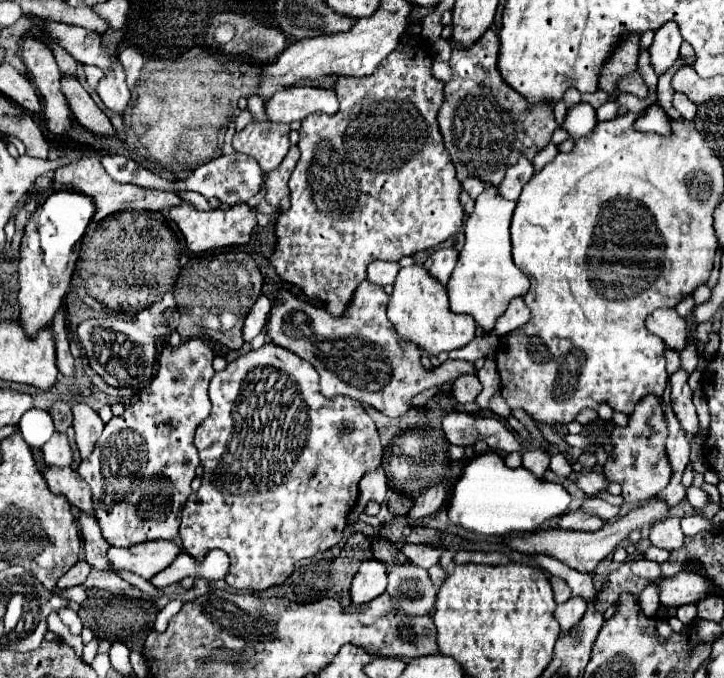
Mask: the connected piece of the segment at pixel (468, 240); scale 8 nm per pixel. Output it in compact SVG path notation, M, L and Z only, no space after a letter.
M493 185L477 197L475 209L465 223L465 245L447 283L451 311L471 315L483 331L493 331L497 317L503 315L509 301L517 295L525 295L529 289L529 277L513 265L511 257L509 225L513 209L515 201L501 197Z

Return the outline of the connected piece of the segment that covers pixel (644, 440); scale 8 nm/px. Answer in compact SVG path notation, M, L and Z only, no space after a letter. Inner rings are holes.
M657 395L643 397L633 413L629 415L627 427L615 425L609 433L609 457L605 463L605 473L621 485L621 497L629 503L643 503L649 497L659 495L673 477L673 469L665 451L667 441L667 419L663 413L663 401Z

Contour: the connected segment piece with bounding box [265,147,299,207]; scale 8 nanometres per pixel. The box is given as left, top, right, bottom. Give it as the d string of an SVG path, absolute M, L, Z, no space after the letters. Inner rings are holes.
M293 147L293 153L287 155L275 171L267 173L267 195L265 195L265 199L271 207L279 207L281 199L289 195L287 181L289 181L289 175L293 173L297 161L299 161L299 149Z

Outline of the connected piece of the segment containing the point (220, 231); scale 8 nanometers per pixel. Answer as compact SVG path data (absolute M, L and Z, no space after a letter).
M183 203L179 207L173 207L169 215L185 235L188 250L192 255L210 252L219 247L229 247L229 245L243 245L249 241L251 231L257 225L257 219L249 211L249 205L235 205L229 211L199 211L193 209L193 205Z

